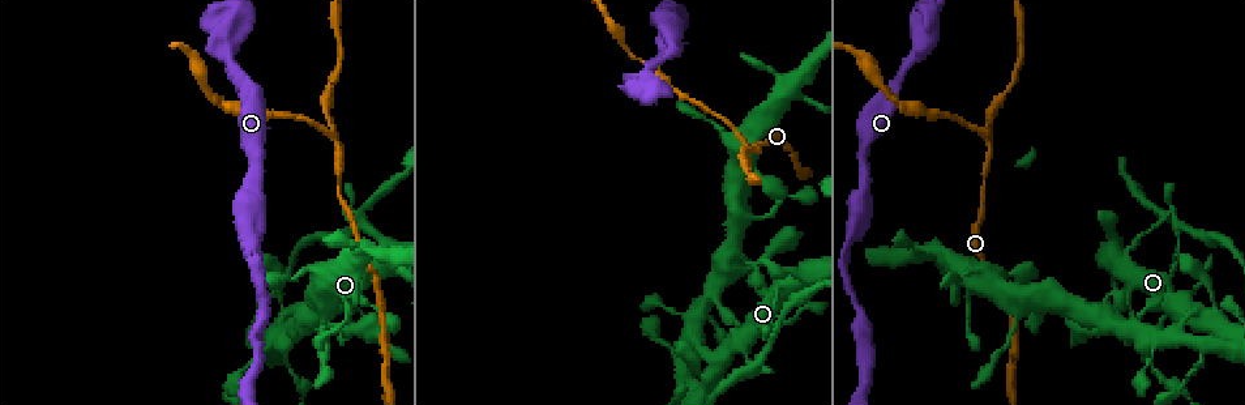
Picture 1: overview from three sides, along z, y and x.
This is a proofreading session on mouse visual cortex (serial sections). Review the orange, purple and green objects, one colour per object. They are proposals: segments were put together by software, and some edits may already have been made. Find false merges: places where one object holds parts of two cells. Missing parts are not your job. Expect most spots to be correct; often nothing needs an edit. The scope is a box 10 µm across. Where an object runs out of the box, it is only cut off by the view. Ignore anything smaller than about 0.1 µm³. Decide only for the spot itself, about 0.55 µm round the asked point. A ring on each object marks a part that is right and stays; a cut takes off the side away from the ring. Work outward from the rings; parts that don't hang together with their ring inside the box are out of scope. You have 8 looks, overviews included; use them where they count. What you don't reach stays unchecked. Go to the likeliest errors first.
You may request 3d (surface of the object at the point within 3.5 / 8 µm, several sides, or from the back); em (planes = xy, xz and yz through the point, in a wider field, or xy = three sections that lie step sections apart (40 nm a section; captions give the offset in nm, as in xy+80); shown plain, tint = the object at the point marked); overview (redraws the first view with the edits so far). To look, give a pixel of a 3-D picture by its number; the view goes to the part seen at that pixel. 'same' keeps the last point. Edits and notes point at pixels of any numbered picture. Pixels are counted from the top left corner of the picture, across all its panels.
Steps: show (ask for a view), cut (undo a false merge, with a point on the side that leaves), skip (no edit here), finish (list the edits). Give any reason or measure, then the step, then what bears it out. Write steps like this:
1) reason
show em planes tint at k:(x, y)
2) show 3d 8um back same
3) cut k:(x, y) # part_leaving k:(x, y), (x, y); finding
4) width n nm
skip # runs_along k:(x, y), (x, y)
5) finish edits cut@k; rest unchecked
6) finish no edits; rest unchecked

three arms meet
show 3d 3.5um at 1:(989, 138)

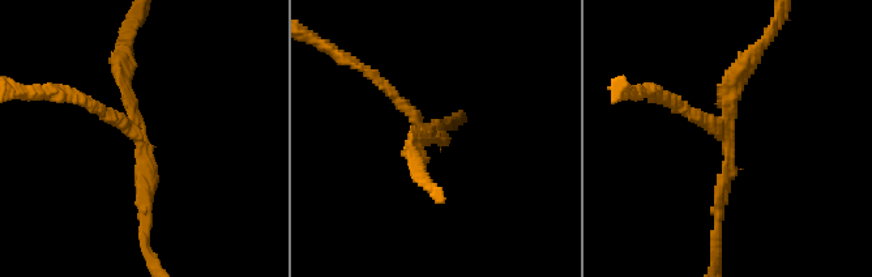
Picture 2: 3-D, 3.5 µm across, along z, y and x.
show em xy step 5 tint at 2:(141, 139)

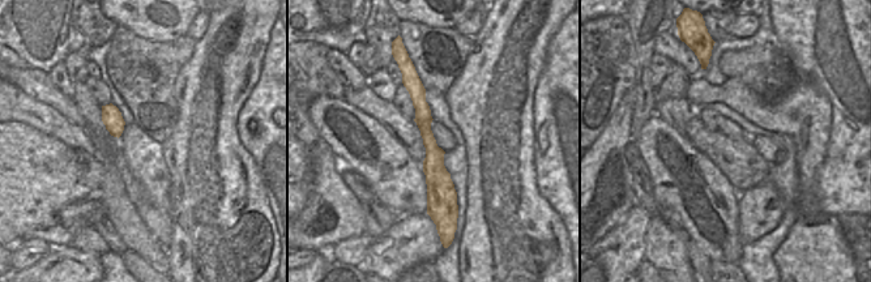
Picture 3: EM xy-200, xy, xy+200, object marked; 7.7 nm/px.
cut it another way
show em xy step 2 tint same

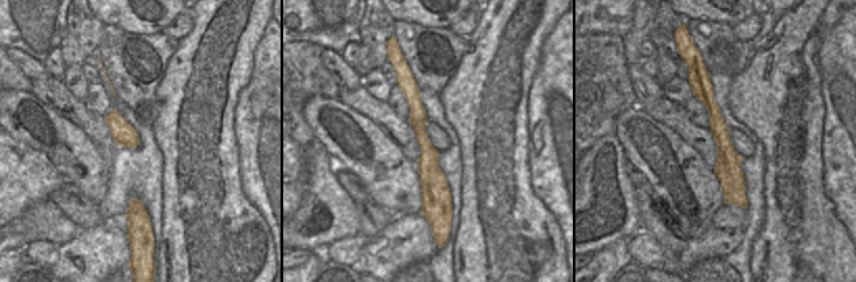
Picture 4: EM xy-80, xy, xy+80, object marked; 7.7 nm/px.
width 180 nm
skip # runs_along 4:(409, 78), (439, 212); all the same cell

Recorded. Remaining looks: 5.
two arms in line, one across
show 3d 3.5um at 1:(771, 341)

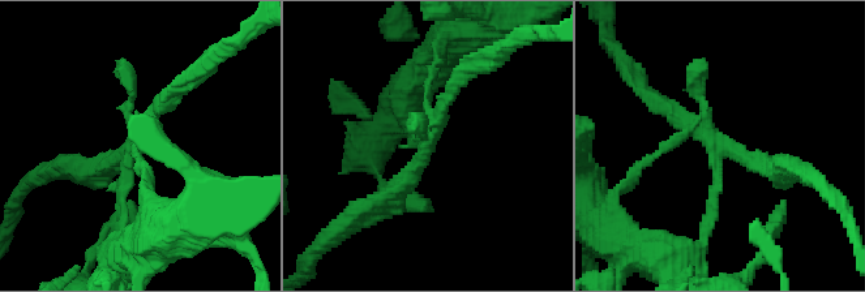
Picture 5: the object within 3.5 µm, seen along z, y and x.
show em xy step 1 tint at 5:(722, 150)

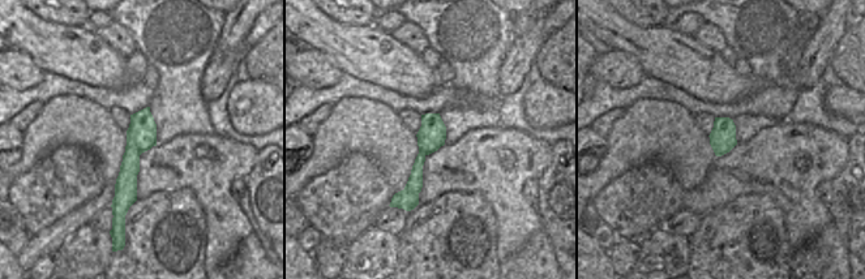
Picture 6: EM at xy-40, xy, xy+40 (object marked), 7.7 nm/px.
skip # runs_along 6:(146, 111), (131, 157), (123, 209); one cell here

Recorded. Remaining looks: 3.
narrows sharply
show 3d 3.5um back at 1:(241, 75)

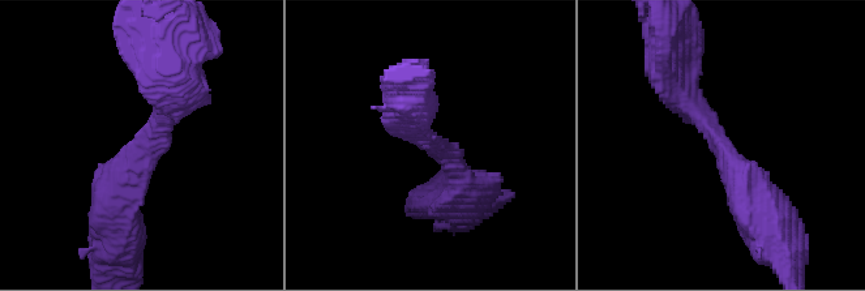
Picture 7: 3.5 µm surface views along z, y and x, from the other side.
show em planes tint at 7:(721, 148)

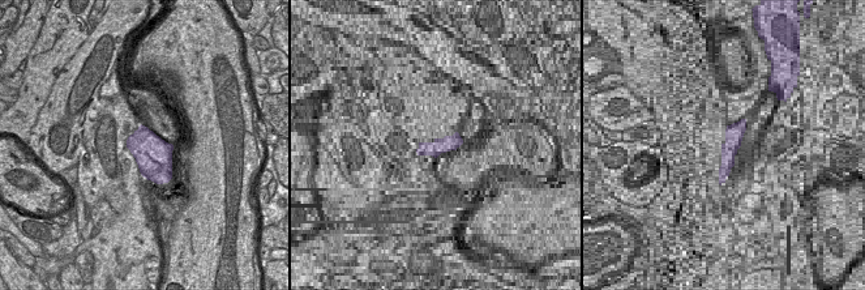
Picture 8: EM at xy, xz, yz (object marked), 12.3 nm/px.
skip # runs_along 7:(763, 215), (716, 136), (673, 88); all the same cell

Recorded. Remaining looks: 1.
finish no edits; rest unchecked

